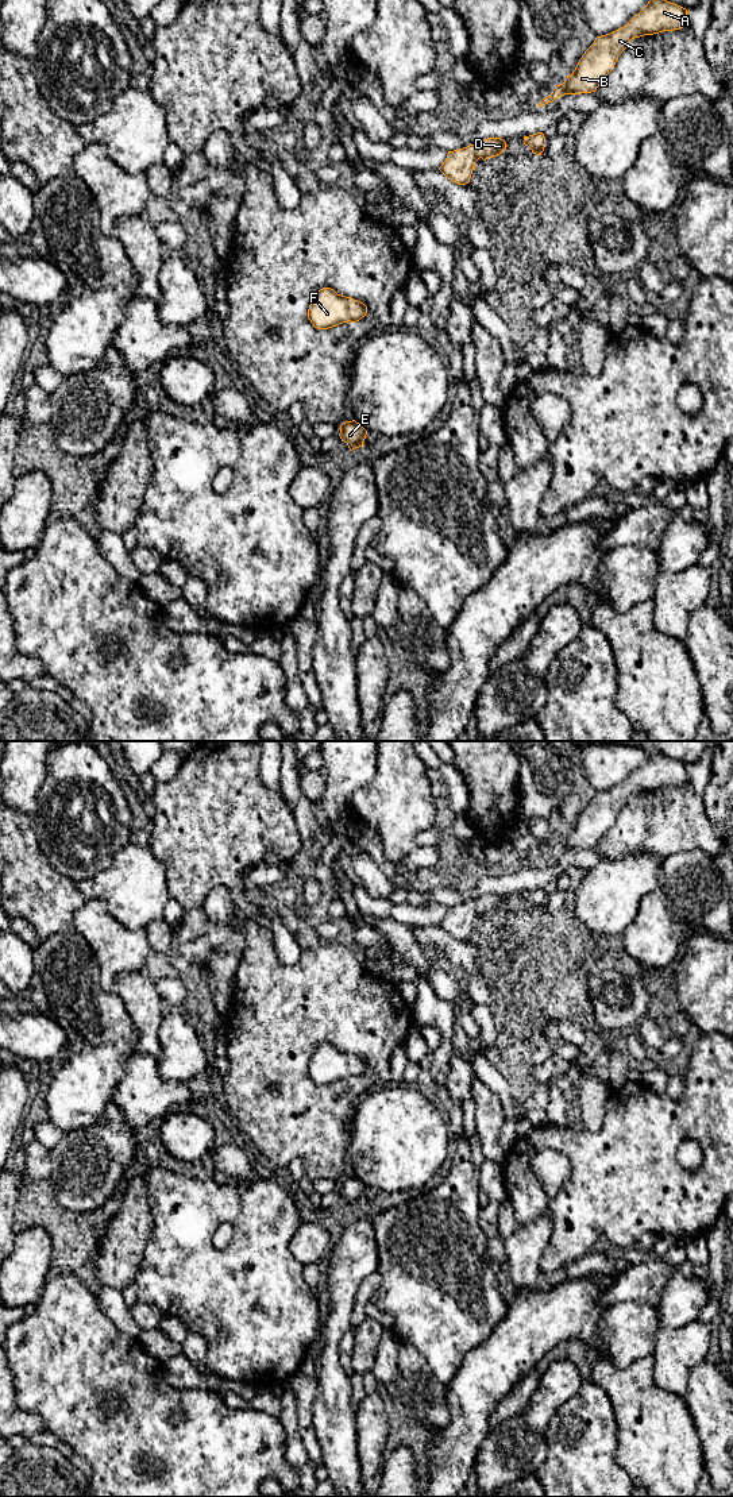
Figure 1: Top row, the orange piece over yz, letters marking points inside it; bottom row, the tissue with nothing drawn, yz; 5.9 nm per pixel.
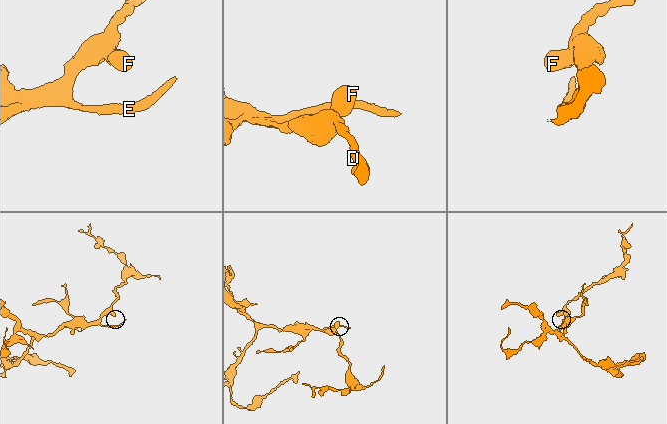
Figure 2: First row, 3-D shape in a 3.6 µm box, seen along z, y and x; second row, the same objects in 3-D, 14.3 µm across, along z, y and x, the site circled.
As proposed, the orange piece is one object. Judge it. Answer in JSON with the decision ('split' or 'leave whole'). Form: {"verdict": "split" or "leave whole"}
{"verdict": "leave whole"}

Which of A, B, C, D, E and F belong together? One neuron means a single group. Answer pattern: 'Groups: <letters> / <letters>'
Groups: A B C D E F

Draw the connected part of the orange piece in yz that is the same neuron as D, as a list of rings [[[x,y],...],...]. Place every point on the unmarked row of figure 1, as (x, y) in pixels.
[[[487,894],[463,904],[448,907],[439,926],[452,938],[466,941],[470,938],[475,918],[482,914],[493,914],[505,908],[506,898],[501,894]]]

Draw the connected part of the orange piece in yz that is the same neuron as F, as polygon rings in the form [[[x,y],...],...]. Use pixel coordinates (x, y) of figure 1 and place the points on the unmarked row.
[[[331,1043],[320,1045],[313,1053],[308,1074],[317,1085],[328,1085],[343,1079],[356,1079],[367,1069],[367,1062],[351,1053],[337,1050]]]

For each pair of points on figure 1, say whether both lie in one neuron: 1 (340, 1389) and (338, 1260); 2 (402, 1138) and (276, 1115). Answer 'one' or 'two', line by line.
1: one
2: two

